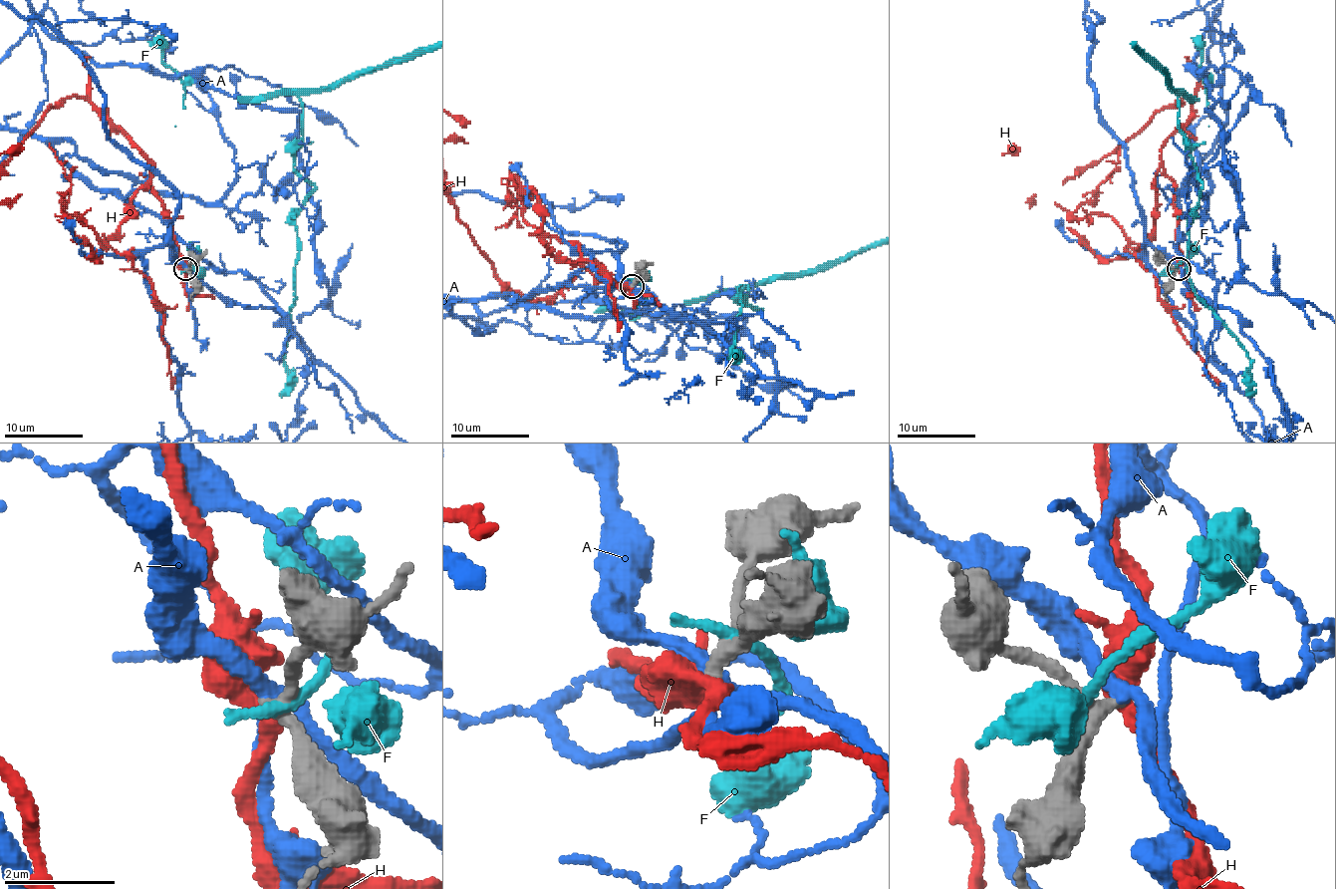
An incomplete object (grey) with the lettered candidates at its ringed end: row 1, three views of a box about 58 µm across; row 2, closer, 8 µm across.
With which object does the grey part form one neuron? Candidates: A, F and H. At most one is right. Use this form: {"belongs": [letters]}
{"belongs": []}

